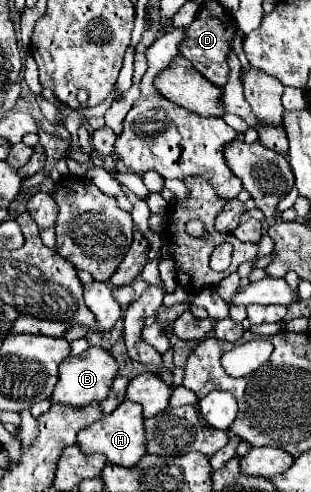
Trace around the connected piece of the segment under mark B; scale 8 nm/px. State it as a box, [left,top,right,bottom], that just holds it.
[51,347,117,409]

